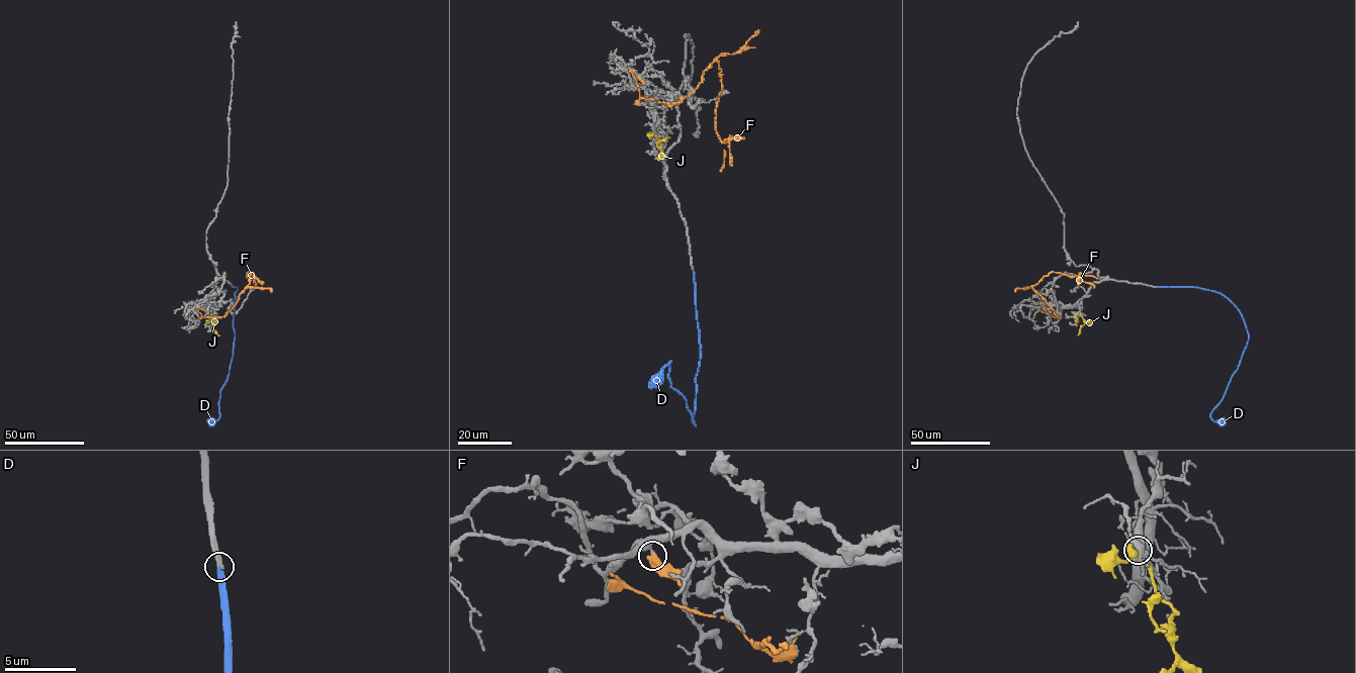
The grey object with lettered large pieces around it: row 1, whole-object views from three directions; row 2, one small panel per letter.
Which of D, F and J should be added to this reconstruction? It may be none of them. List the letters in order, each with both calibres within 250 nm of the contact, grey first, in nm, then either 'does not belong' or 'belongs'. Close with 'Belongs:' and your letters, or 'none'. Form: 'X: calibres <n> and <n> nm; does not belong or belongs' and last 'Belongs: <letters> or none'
D: calibres 340 and 300 nm; belongs
F: calibres 320 and 650 nm; does not belong
J: calibres 320 and 200 nm; does not belong
Belongs: D

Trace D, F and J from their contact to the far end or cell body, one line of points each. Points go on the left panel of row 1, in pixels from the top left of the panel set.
D: (233, 286), (237, 287), (233, 357), (220, 391), (219, 417), (207, 421)
F: (201, 307), (202, 316), (223, 316), (250, 282), (248, 272), (246, 276), (253, 273), (256, 287)
J: (210, 314), (214, 316), (212, 328), (219, 335)

